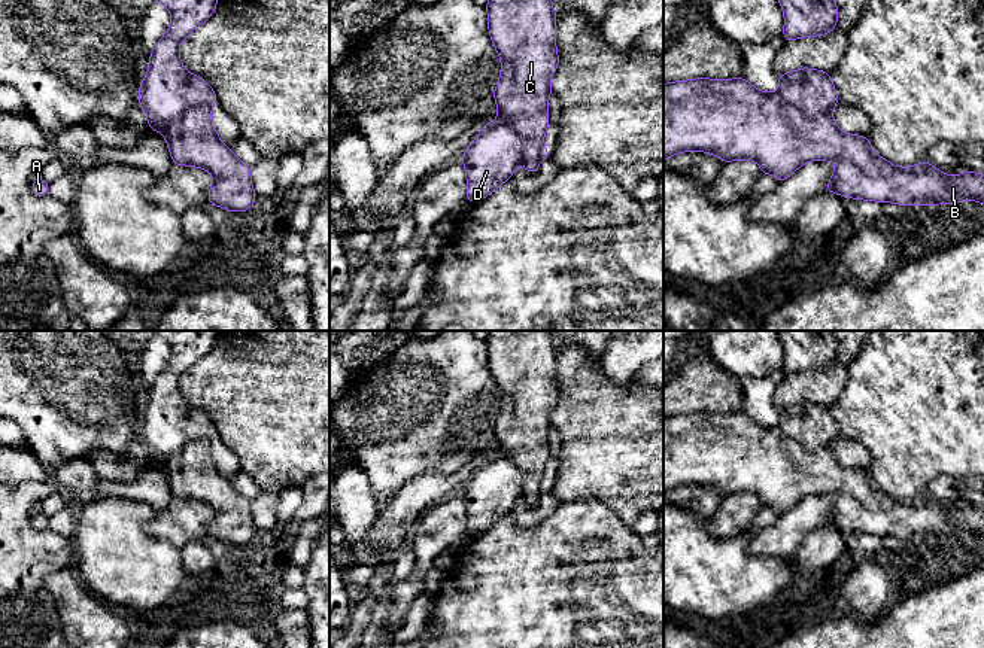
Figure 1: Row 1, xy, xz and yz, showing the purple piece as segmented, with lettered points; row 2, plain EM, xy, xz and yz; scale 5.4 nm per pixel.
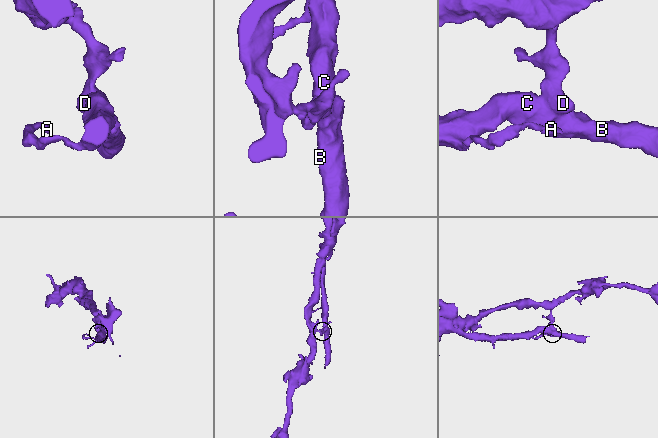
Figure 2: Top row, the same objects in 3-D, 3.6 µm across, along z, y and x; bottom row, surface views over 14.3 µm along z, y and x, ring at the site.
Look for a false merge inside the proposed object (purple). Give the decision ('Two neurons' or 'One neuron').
Two neurons

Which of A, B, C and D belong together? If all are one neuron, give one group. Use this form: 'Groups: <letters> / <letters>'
Groups: A B C / D

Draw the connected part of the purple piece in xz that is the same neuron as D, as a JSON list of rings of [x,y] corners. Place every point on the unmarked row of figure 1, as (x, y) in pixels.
[[[495,453],[485,459],[461,495],[467,509],[467,533],[483,533],[511,511],[522,499],[528,474],[508,456]]]

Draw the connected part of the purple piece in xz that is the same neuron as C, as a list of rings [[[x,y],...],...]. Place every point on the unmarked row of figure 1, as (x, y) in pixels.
[[[489,331],[486,344],[489,369],[501,392],[501,408],[493,426],[498,453],[508,456],[528,474],[522,499],[528,506],[537,506],[541,474],[550,459],[547,447],[550,413],[559,398],[553,337],[550,331]]]

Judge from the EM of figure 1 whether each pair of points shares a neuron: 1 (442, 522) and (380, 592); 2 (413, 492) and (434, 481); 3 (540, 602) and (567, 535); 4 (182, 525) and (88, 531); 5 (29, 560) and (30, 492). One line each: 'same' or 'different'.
1: different
2: same
3: same
4: different
5: same

